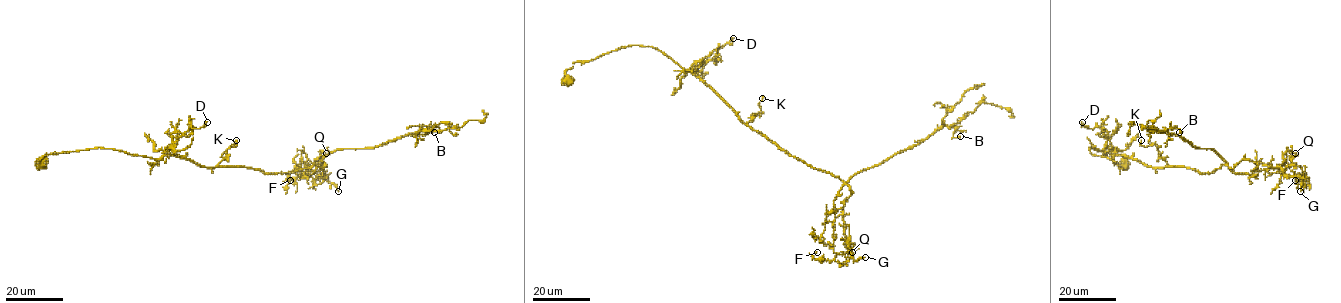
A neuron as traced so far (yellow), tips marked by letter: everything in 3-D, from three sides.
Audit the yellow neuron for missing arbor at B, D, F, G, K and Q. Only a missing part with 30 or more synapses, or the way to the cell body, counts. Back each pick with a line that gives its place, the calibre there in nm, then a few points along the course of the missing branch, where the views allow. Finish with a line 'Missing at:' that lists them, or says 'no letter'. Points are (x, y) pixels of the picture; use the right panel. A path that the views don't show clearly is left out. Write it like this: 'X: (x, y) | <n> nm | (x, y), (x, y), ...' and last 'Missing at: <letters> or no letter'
Missing at: no letter

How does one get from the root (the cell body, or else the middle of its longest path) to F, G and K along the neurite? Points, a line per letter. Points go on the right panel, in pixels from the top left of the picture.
F: (1126, 164), (1089, 148), (1111, 159), (1126, 155), (1199, 173), (1250, 159), (1307, 179), (1295, 180)
G: (1126, 164), (1089, 148), (1111, 159), (1126, 155), (1199, 173), (1250, 159), (1303, 177), (1300, 191)
K: (1126, 164), (1089, 148), (1111, 159), (1126, 155), (1164, 167), (1157, 147), (1143, 147), (1141, 140)

